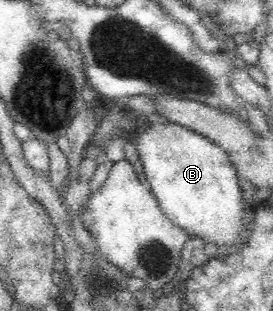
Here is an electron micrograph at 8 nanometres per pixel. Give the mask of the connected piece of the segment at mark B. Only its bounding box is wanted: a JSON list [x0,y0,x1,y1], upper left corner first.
[138,123,244,247]

